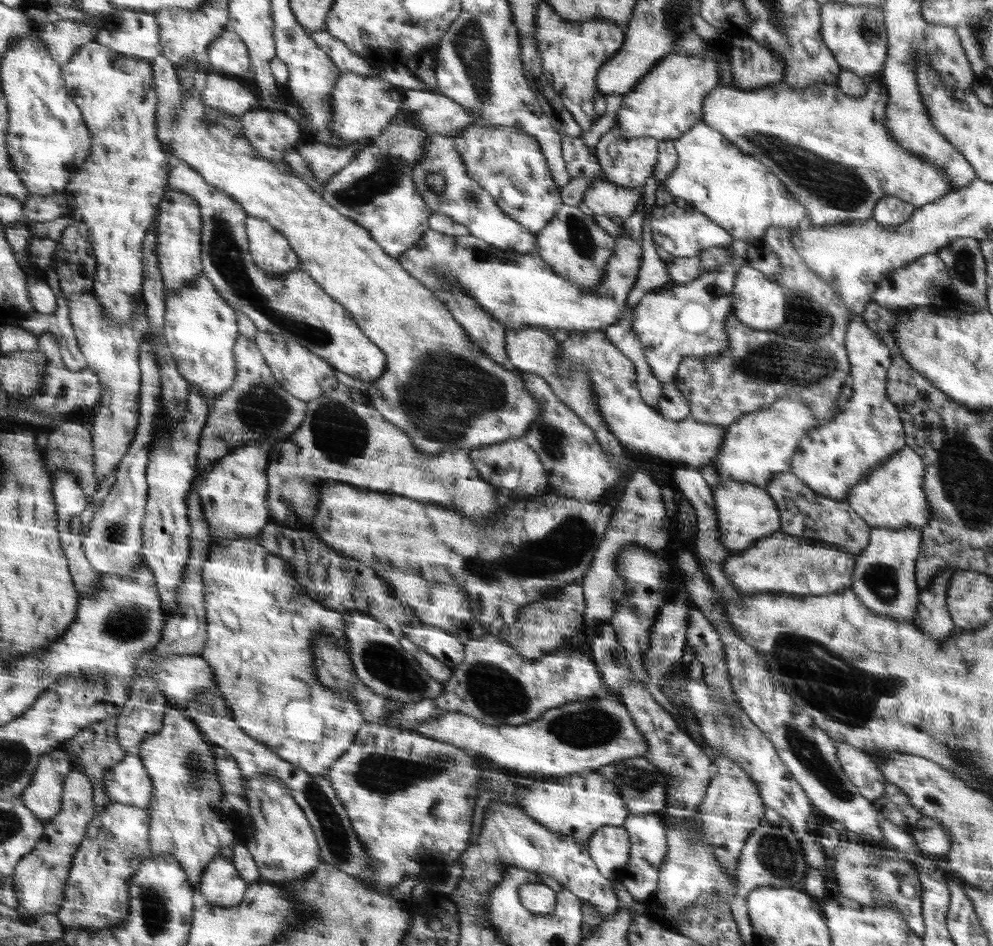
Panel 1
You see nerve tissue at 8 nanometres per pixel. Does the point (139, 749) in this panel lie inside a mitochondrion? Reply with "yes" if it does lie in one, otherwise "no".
no

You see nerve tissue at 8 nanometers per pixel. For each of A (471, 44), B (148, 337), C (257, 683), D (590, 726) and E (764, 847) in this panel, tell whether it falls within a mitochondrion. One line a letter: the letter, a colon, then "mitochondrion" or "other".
A: mitochondrion
B: other
C: mitochondrion
D: mitochondrion
E: mitochondrion

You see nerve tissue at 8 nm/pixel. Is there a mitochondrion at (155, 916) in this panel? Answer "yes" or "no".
yes

